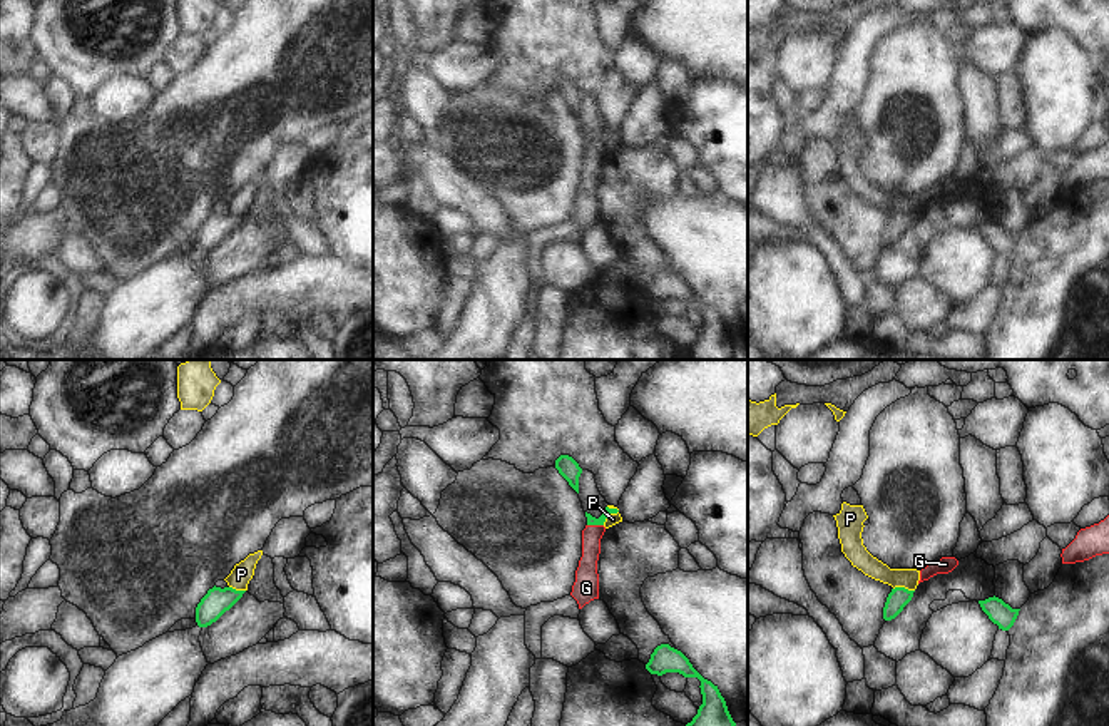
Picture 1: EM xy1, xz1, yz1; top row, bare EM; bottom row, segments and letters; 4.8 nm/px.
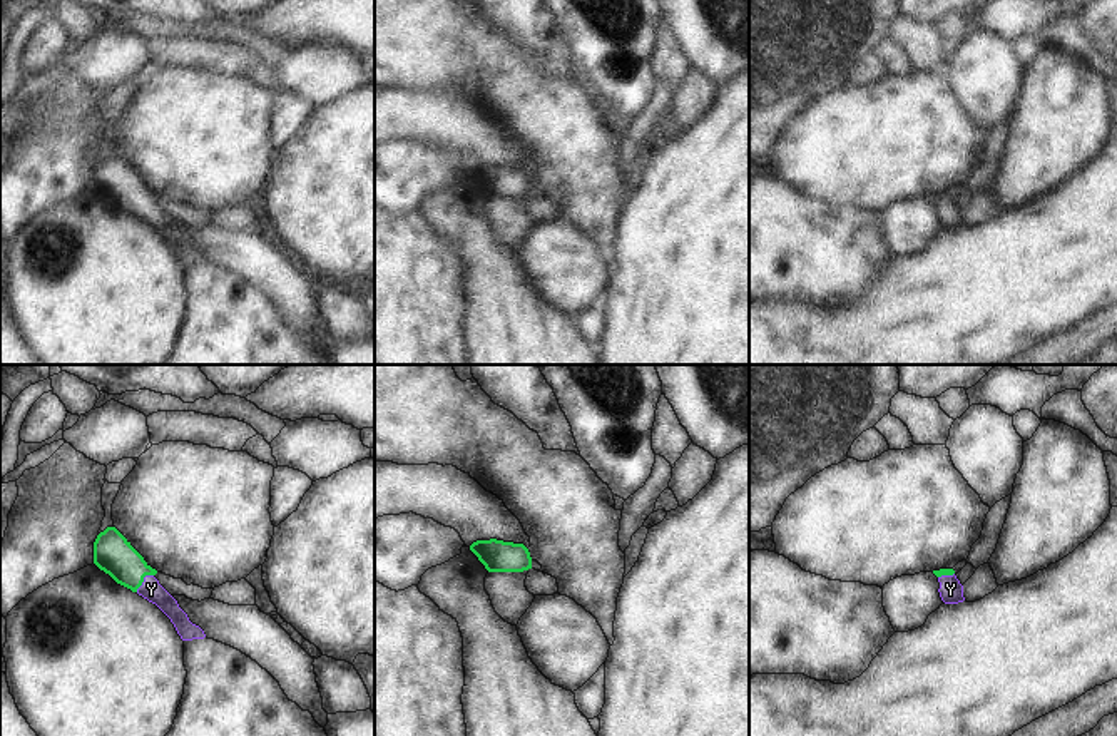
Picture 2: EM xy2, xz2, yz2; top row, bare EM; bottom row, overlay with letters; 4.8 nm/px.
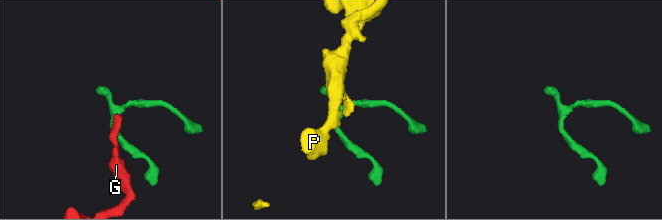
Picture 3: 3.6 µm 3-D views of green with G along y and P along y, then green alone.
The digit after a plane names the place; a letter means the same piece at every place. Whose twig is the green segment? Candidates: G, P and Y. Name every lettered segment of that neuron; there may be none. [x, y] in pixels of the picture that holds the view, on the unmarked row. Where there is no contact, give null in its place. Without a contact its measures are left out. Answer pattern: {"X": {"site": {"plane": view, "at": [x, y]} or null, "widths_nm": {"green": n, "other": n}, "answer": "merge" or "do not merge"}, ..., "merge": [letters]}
{"G": {"site": {"plane": "xz1", "at": [596, 149]}, "widths_nm": {"green": 50, "other": 110}, "answer": "do not merge"}, "P": {"site": {"plane": "xz1", "at": [611, 138]}, "widths_nm": {"green": 50, "other": 60}, "answer": "do not merge"}, "Y": {"site": {"plane": "xy2", "at": [142, 206]}, "widths_nm": {"green": 190, "other": 100}, "answer": "merge"}, "merge": ["Y"]}

